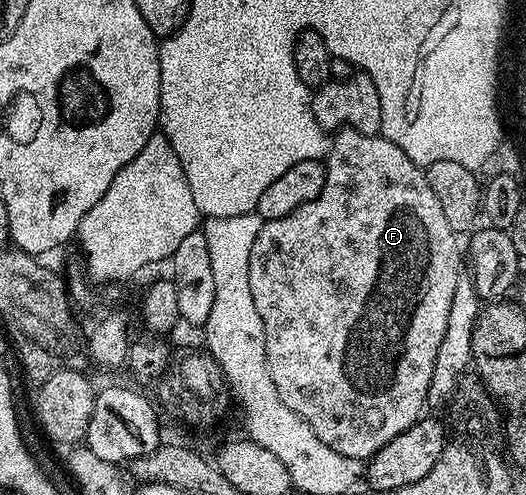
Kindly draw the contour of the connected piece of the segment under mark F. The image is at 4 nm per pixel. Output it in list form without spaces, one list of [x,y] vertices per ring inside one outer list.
[[[341,127],[330,136],[330,147],[325,158],[325,185],[315,199],[293,209],[280,219],[268,219],[257,233],[249,256],[249,288],[253,305],[265,325],[265,353],[269,365],[269,377],[277,385],[277,397],[317,433],[318,439],[325,441],[329,449],[337,449],[345,457],[364,461],[384,447],[393,437],[405,433],[413,424],[418,423],[428,406],[427,394],[429,381],[433,381],[433,365],[437,361],[437,349],[445,337],[445,325],[449,325],[449,307],[453,305],[453,293],[461,278],[459,272],[460,236],[449,229],[449,221],[441,210],[441,201],[429,189],[427,172],[411,161],[393,141],[384,135],[361,133],[352,127]]]

